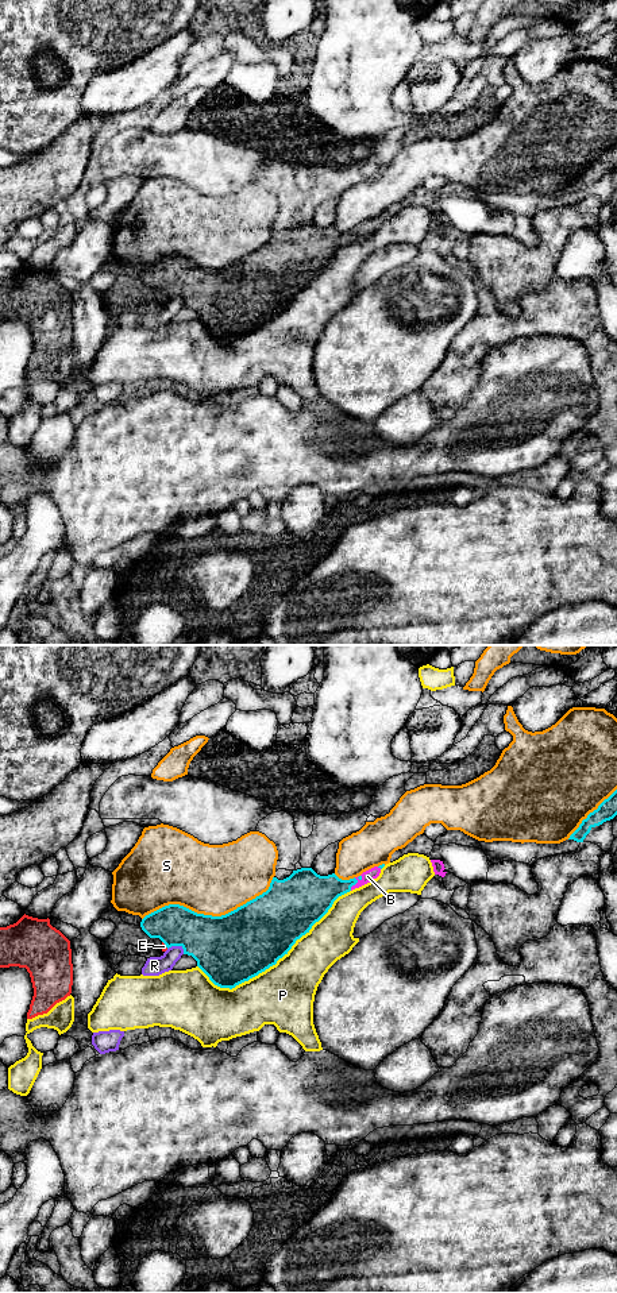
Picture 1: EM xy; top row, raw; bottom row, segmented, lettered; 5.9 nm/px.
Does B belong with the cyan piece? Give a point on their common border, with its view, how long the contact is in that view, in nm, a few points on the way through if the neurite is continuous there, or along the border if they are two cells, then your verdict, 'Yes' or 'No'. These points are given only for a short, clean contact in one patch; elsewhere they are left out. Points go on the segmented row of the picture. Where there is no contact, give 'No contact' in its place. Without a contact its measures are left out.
Touches cyan at xy (355, 883). Shared border 120 nm. Path across: xy (315, 894), (331, 887), (355, 883), (367, 876). Yes

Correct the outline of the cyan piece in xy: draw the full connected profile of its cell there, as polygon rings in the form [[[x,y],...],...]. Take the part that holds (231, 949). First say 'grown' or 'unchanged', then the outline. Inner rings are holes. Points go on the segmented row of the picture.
grown; [[[374,866],[350,880],[342,880],[335,873],[320,876],[312,868],[301,868],[284,880],[273,877],[266,892],[225,915],[204,915],[169,904],[146,915],[140,927],[150,938],[159,938],[167,949],[181,946],[184,954],[192,956],[215,985],[232,989],[275,965],[339,896],[373,881],[383,866]]]

